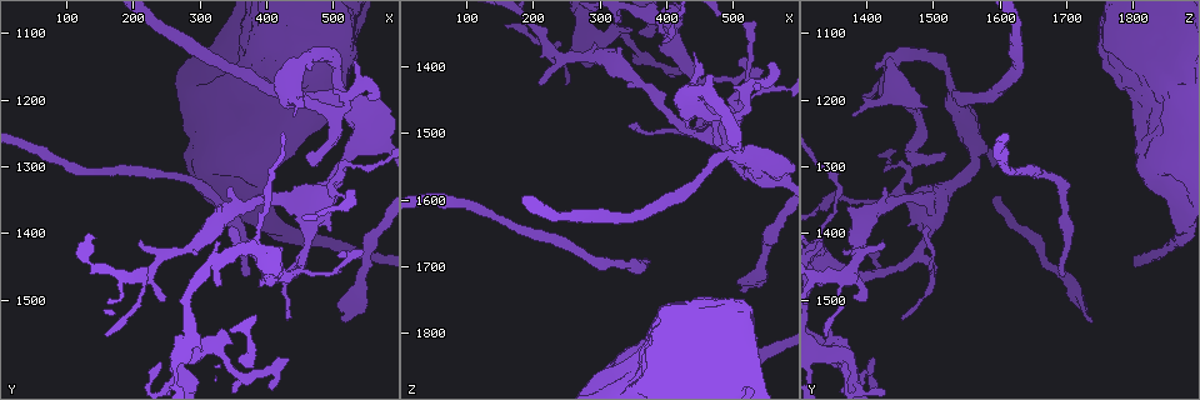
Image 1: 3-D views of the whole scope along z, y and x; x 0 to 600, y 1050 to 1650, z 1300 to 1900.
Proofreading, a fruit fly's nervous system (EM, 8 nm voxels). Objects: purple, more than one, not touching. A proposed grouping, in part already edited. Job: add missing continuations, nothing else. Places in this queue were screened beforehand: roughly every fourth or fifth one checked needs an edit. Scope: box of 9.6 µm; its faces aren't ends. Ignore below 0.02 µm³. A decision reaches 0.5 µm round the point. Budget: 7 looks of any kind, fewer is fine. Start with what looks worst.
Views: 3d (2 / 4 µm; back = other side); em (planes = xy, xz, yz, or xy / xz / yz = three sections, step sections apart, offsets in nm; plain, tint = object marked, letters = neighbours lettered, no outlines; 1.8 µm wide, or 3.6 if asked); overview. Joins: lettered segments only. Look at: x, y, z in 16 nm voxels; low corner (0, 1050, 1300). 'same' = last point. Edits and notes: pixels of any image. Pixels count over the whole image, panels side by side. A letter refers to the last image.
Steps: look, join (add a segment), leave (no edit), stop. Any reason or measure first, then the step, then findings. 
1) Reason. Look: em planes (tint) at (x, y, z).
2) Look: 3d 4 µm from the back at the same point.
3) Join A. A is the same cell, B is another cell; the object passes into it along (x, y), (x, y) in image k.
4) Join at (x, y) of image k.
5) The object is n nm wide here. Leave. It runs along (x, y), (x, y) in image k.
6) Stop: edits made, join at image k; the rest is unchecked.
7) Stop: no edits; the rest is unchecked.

Free end. Look: em planes (letters) at (375, 1460, 1695).

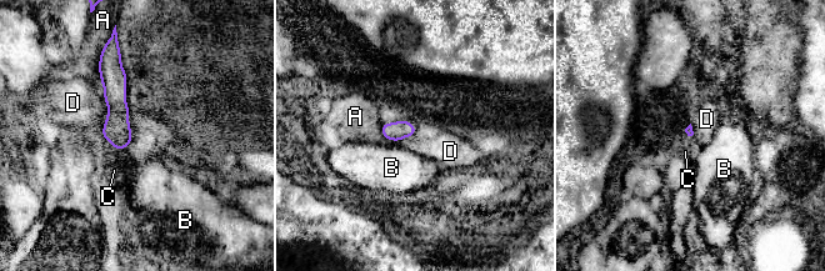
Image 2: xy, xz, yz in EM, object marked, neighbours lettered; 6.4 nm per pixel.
Join C. C is the same cell, A, B and D are other cells; the object passes into it along (116, 130), (113, 145), (114, 170) in image 2; the neuron continues.

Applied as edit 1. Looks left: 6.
Thin neck. Look: em planes (tint) at (500, 1460, 1415).

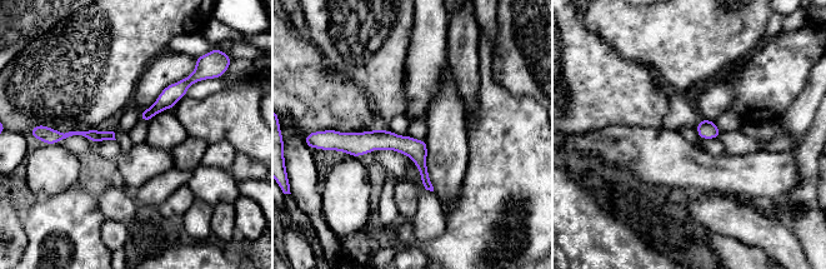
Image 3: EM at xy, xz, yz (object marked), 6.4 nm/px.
What lies round it. Look: em planes (letters) at the same point.

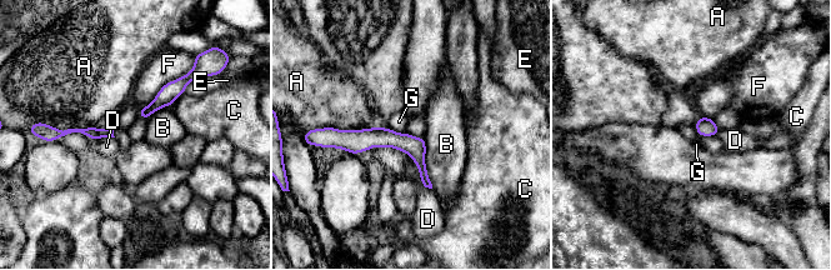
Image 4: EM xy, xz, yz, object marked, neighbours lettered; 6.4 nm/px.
Leave. A, B, C, D, E, F and G are other cells; it runs along (336, 136), (403, 141), (427, 184) in image 4; none of them fits.

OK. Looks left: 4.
Closes a loop. Look: 3d 4 µm from the back at (395, 1215, 1830).

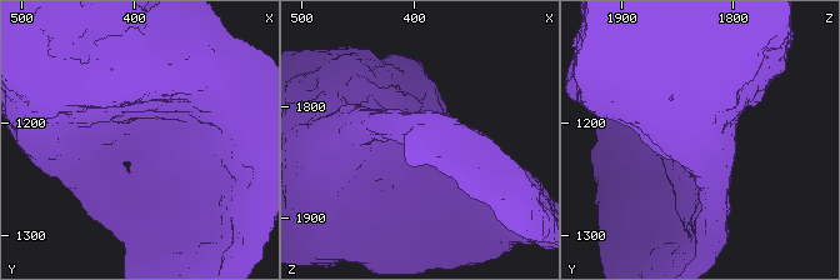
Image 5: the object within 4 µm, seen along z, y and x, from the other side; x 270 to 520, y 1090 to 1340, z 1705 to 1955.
Look: em planes (tint) at the same point.

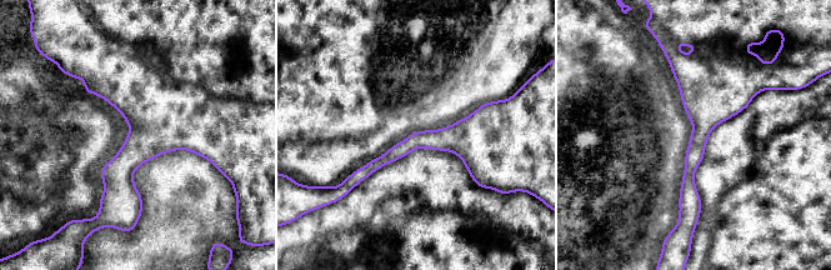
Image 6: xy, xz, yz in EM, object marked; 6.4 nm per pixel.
See the neighbours. Look: em planes (letters) at the same point.

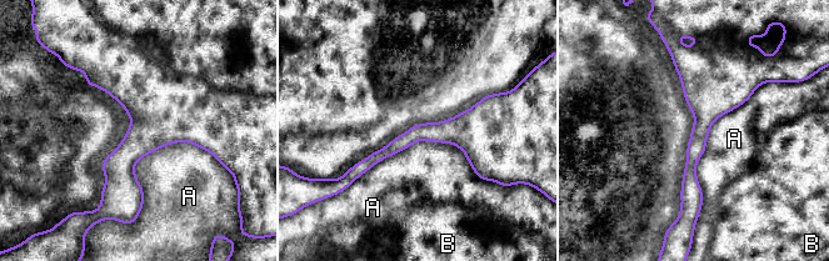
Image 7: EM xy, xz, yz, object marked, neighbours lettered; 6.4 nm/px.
Leave. A and B are other cells; no lettered segment goes on from it.

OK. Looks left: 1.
Stop: edits made, join at image 2; the rest is unchecked.

